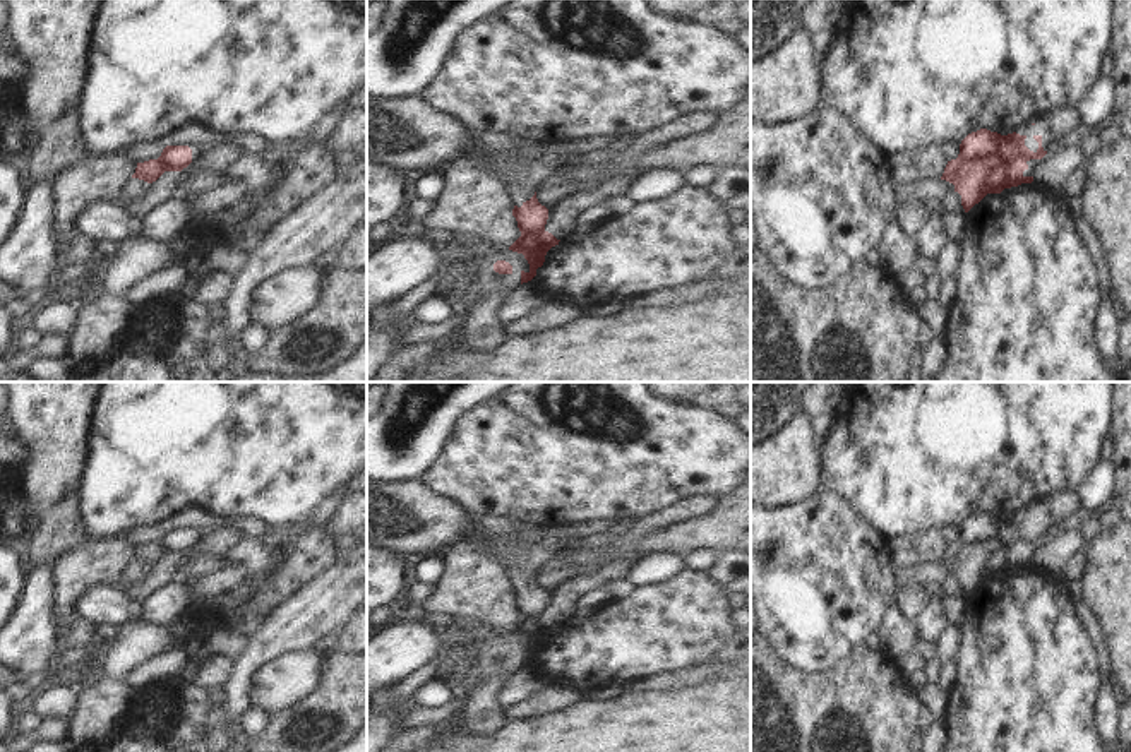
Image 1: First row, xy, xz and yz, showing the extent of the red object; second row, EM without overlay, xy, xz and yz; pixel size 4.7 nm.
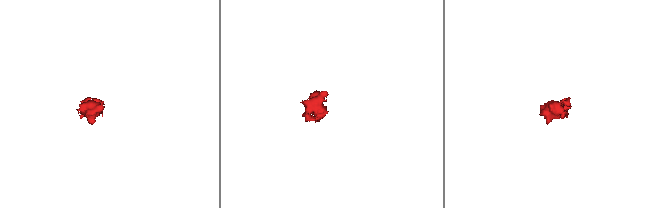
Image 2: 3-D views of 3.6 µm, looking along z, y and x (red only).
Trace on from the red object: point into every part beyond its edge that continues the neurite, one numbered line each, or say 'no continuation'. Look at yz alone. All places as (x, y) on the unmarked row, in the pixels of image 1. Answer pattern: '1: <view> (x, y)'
1: yz (1058, 511)
2: yz (931, 574)

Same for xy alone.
1: xy (136, 571)

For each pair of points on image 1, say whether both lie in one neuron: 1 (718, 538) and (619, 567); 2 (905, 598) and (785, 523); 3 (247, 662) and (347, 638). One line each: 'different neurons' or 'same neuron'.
1: same neuron
2: different neurons
3: different neurons

